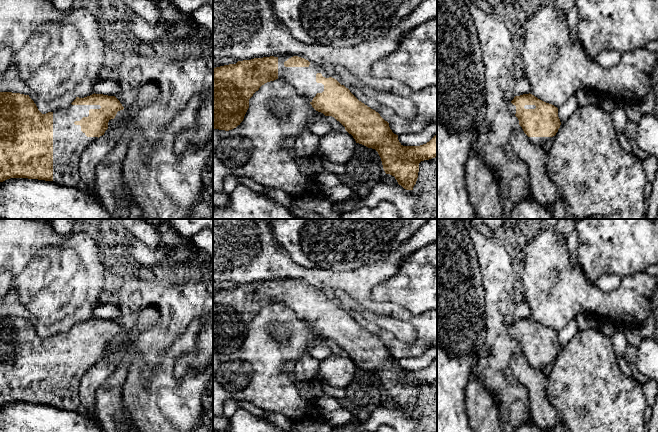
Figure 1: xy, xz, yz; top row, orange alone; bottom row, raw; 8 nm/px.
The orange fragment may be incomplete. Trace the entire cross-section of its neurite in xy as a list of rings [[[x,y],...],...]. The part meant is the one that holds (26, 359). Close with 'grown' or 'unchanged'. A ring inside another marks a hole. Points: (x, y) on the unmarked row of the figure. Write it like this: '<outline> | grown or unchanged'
[[[0,316],[0,406],[10,402],[28,402],[54,405],[59,409],[64,409],[67,411],[81,410],[79,384],[82,377],[90,367],[104,359],[105,355],[108,353],[108,346],[115,342],[118,335],[123,333],[124,331],[115,320],[94,317],[84,322],[76,321],[76,323],[66,332],[57,333],[53,336],[42,338],[29,319],[12,316]]] | grown

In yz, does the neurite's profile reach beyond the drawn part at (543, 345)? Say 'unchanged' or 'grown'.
grown

